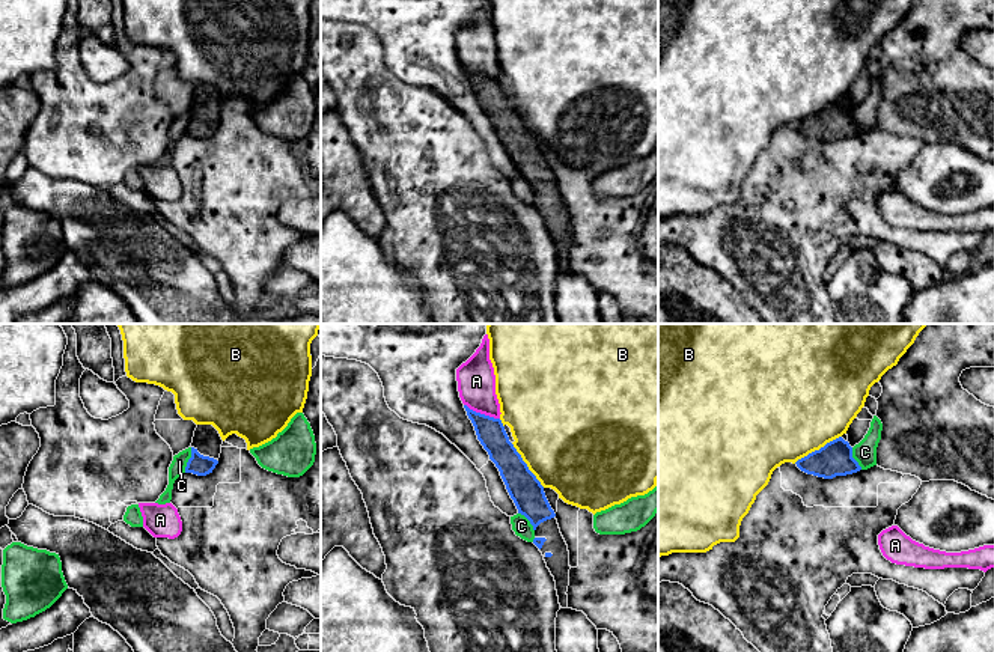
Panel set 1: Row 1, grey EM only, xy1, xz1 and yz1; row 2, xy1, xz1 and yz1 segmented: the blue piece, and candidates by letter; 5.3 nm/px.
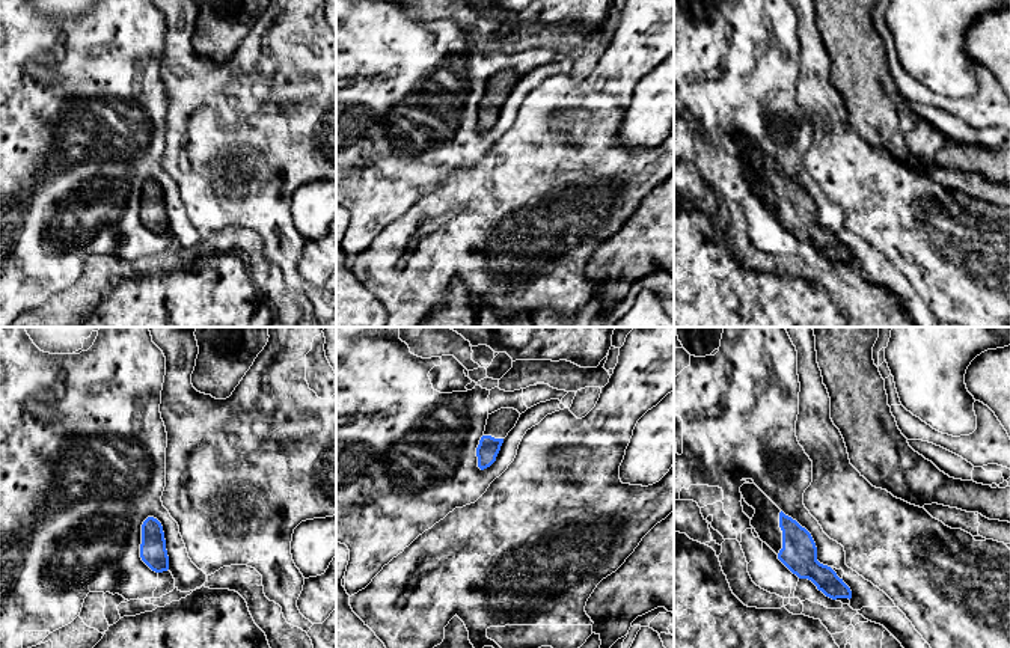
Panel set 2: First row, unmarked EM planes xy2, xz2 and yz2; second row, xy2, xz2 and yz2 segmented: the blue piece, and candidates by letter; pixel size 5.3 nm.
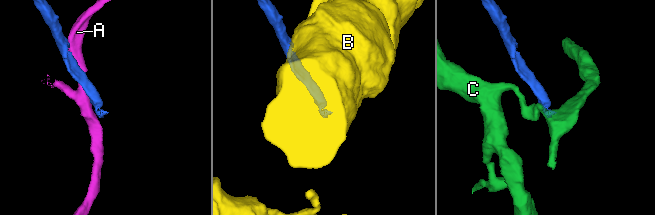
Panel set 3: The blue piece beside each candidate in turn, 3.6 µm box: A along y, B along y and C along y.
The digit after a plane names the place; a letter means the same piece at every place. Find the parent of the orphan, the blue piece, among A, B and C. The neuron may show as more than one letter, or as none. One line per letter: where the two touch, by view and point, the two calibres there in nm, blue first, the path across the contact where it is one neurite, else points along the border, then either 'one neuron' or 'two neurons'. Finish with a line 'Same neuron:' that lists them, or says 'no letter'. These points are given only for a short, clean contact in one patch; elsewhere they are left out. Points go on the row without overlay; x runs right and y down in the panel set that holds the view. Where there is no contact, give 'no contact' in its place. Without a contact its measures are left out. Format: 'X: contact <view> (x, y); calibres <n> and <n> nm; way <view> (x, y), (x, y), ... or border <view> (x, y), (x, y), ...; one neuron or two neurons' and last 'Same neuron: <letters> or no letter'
A: contact xz1 (482, 77); calibres 150 and 200 nm; two neurons
B: contact yz1 (817, 113); calibres 180 and 480 nm; two neurons
C: contact xy1 (189, 122); calibres 110 and 80 nm; border xy1 (192, 110), (192, 119), (184, 134); two neurons
Same neuron: no letter

